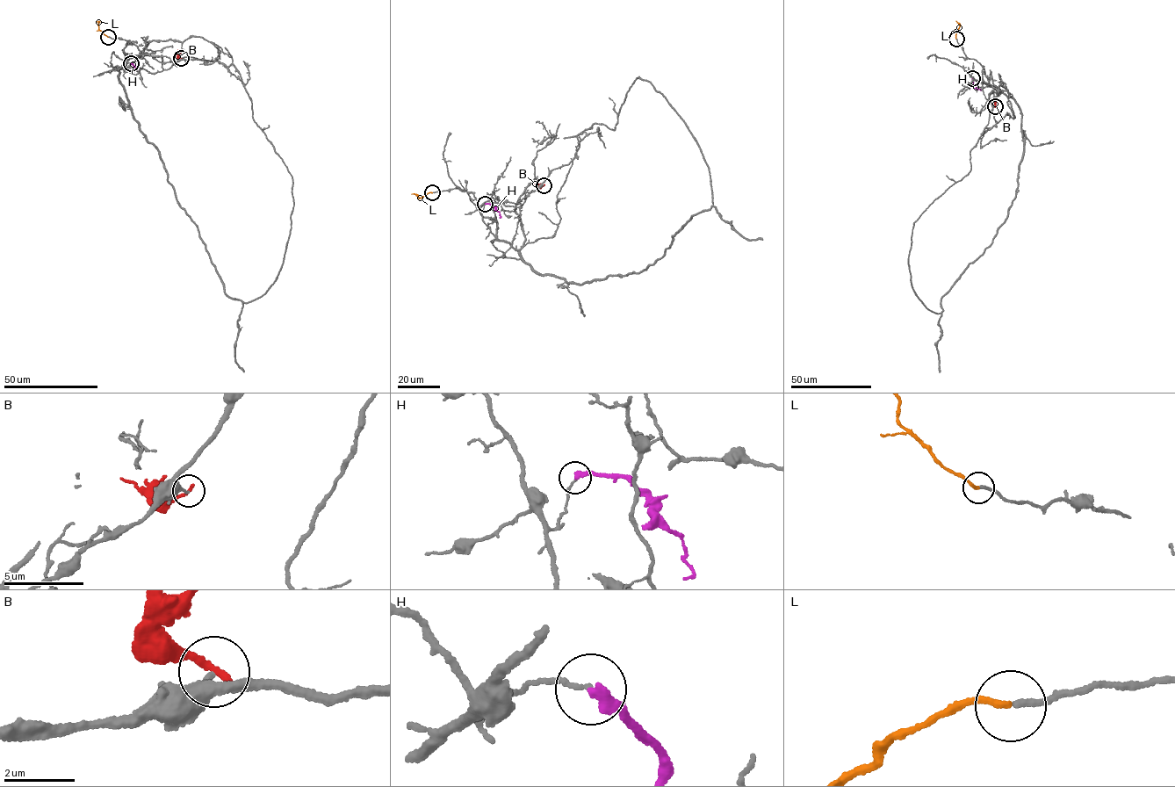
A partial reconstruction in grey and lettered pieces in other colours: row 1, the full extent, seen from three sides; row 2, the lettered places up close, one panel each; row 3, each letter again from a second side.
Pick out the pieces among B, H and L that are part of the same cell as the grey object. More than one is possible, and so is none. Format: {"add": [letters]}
{"add": ["L"]}

